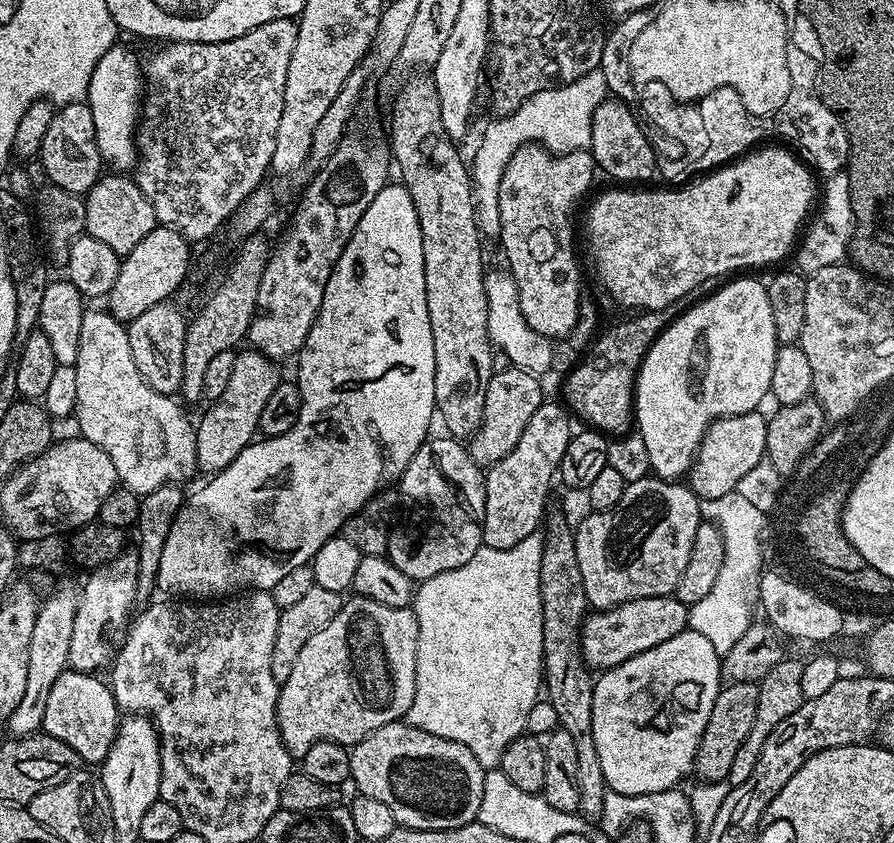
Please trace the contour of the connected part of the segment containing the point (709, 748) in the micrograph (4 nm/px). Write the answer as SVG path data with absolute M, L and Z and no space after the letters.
M738 682L724 684L718 698L714 698L714 710L710 710L710 719L706 722L706 730L702 730L702 742L698 742L698 754L694 765L695 775L703 783L727 781L730 766L742 742L746 742L746 734L750 734L750 726L754 726L754 714L758 714L759 684Z

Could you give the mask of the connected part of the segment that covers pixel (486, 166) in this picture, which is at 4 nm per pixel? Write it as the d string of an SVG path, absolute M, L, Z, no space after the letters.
M600 70L590 72L560 88L542 90L526 98L518 110L493 119L493 124L481 134L480 145L470 159L472 198L476 202L476 222L481 233L499 233L498 186L510 158L523 144L539 144L557 154L579 152L591 145L594 110L598 110L598 106L609 95L608 80L602 73Z

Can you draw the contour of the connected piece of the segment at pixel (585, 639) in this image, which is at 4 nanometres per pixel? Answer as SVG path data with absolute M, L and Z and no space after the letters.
M673 594L654 598L638 598L625 604L619 604L617 608L593 611L580 626L580 650L584 663L592 670L607 670L634 658L634 654L642 654L642 650L650 650L654 646L659 646L661 642L666 642L666 638L674 638L674 634L688 628L688 610L689 605L684 604Z

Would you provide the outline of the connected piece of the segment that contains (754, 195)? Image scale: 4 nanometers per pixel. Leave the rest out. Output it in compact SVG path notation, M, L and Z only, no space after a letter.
M787 147L759 148L693 179L696 181L685 188L668 186L665 192L631 192L631 187L620 186L617 192L602 193L589 206L588 244L592 247L592 260L605 290L618 303L632 308L628 310L671 309L684 296L693 295L706 278L724 278L739 273L739 268L760 268L793 251L814 204L813 173L799 155L791 156Z

